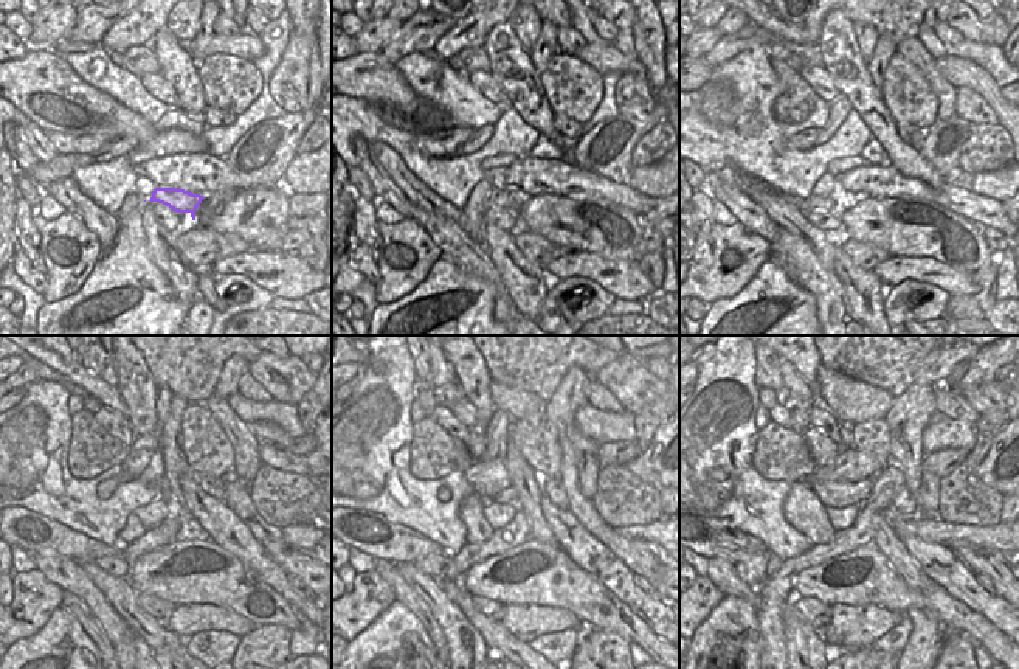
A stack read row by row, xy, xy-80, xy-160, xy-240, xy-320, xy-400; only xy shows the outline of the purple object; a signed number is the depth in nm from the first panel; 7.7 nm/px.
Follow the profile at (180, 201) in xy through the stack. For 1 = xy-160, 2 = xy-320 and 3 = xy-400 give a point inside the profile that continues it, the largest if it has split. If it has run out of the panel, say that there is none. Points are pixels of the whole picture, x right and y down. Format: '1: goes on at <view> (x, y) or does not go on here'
1: goes on at xy-160 (841, 201)
2: goes on at xy-320 (371, 533)
3: goes on at xy-400 (711, 537)

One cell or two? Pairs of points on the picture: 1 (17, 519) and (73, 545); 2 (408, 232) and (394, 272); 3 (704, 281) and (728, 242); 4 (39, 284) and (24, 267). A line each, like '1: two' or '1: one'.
1: one
2: one
3: one
4: one

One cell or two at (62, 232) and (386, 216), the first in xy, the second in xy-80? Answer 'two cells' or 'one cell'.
two cells

